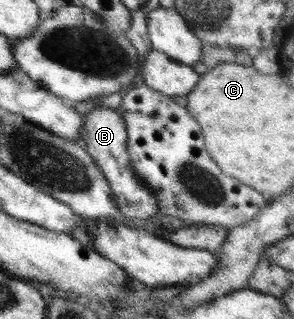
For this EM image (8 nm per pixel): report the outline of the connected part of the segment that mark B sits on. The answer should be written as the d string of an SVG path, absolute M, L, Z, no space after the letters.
M97 103L84 119L84 132L81 135L81 145L93 158L97 167L103 172L109 182L113 199L118 209L127 219L147 219L158 216L158 203L156 195L135 175L133 166L127 154L127 130L125 120L117 113L117 110L107 107L103 103Z

